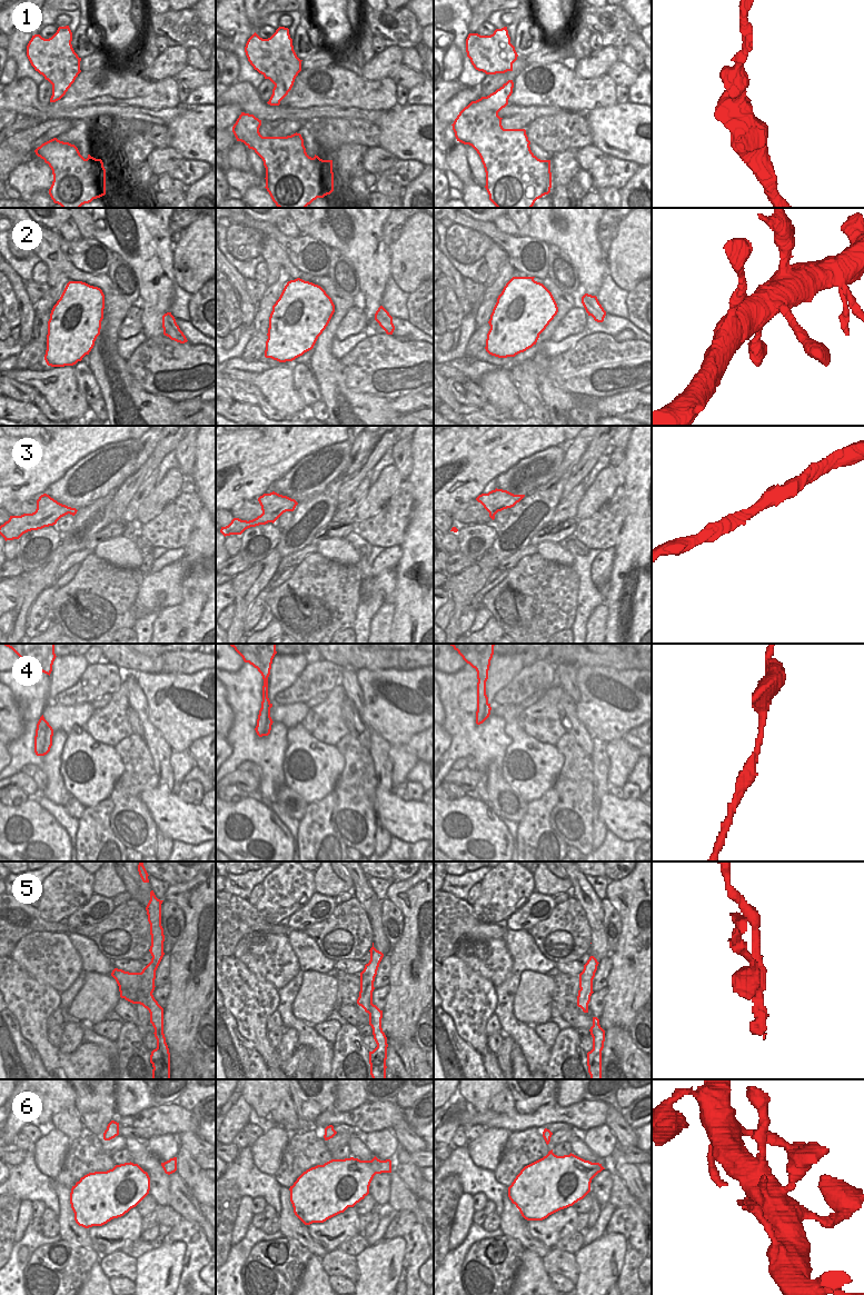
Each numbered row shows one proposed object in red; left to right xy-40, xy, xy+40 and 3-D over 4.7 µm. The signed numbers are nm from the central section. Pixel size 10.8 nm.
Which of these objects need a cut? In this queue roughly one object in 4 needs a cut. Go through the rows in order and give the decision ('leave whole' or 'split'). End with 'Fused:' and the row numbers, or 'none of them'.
1: leave whole
2: leave whole
3: leave whole
4: leave whole
5: split
6: leave whole
Fused: 5

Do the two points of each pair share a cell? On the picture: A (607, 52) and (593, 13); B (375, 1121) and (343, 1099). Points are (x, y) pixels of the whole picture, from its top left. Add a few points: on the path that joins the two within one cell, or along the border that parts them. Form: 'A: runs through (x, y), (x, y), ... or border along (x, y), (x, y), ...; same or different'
A: border along (603, 46), (615, 46), (617, 48); different
B: border along (366, 1101), (348, 1111), (337, 1111), (334, 1107); different

